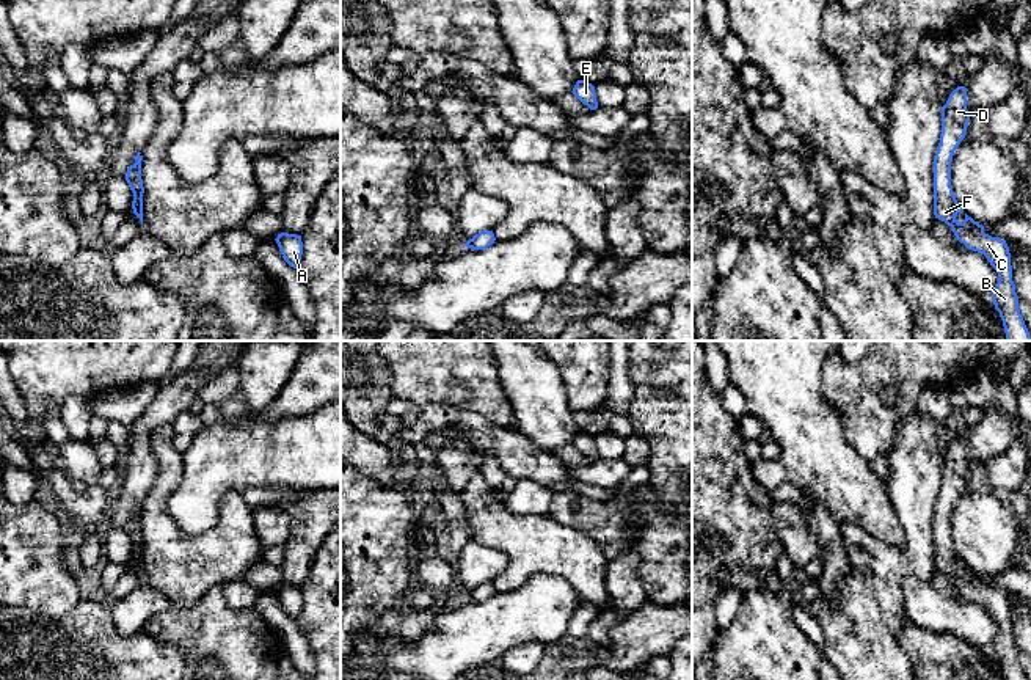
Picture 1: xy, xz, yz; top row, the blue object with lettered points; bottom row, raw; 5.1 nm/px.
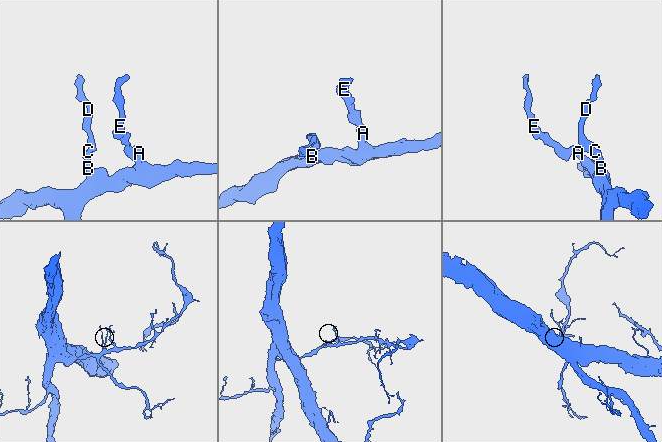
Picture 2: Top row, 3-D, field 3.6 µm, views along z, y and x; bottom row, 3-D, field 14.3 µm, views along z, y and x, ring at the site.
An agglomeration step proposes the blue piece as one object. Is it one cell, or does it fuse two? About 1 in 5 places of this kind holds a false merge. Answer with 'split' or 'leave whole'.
leave whole

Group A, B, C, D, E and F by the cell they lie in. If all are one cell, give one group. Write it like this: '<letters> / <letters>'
A B C D E F

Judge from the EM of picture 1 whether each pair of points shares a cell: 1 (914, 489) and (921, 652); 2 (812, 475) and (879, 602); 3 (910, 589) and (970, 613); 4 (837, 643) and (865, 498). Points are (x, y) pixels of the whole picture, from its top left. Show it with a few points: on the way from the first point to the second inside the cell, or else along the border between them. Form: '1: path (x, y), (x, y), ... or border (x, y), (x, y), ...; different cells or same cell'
1: border (906, 624), (898, 633), (898, 644), (910, 661); different cells
2: border (841, 523), (859, 525), (876, 537); different cells
3: path (925, 603), (937, 613), (956, 613); same cell
4: border (841, 523), (859, 525), (890, 547); different cells

